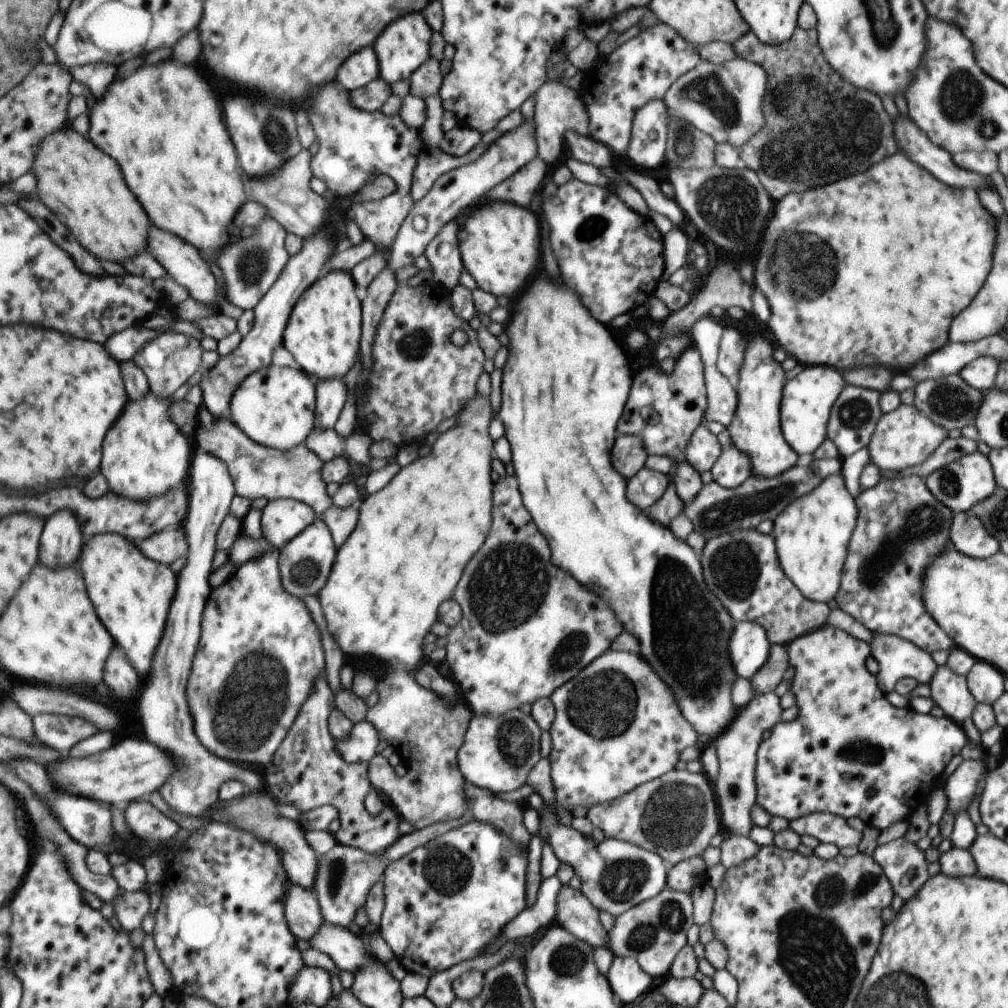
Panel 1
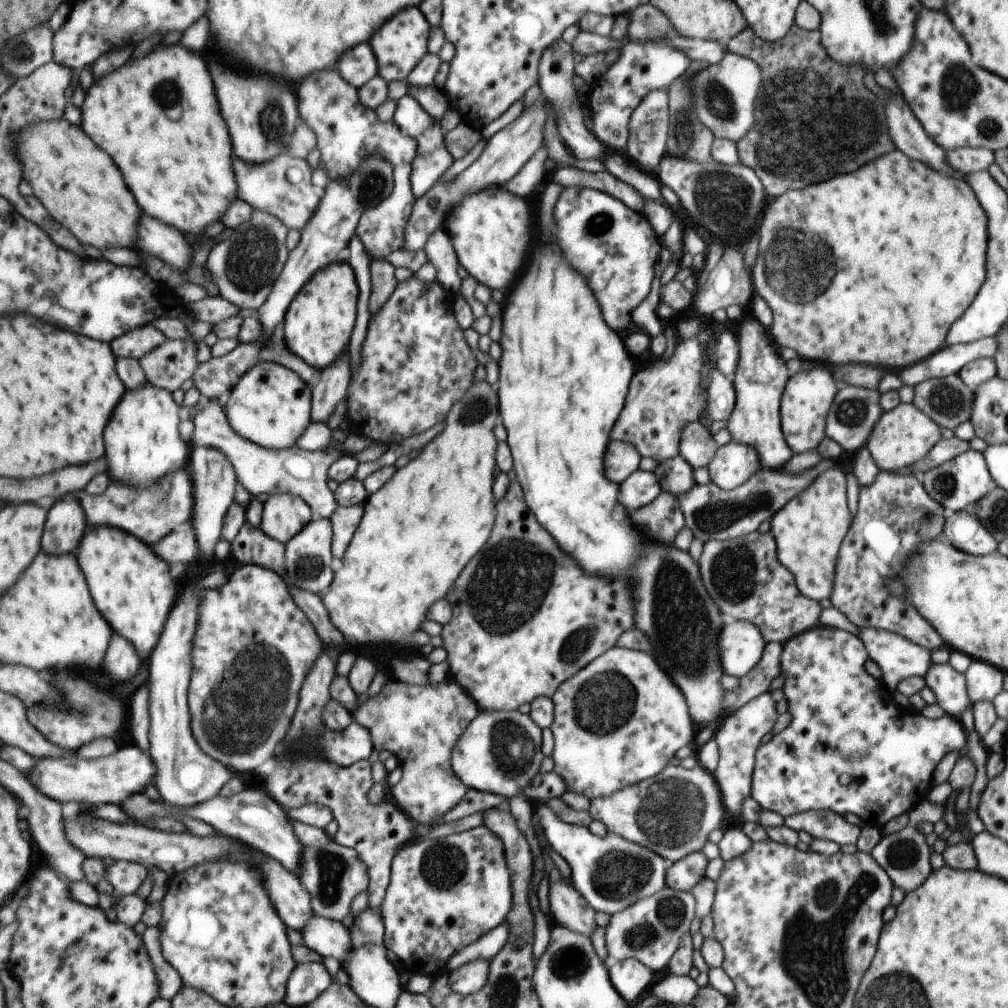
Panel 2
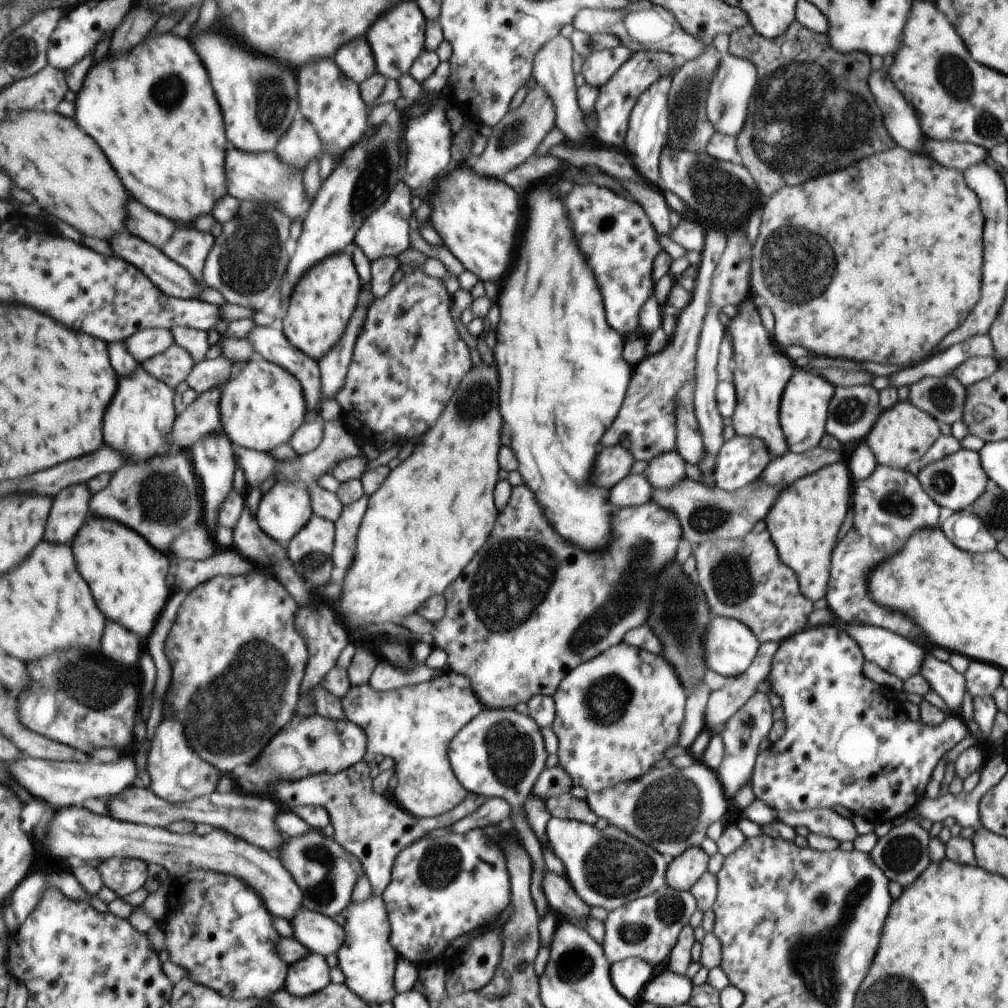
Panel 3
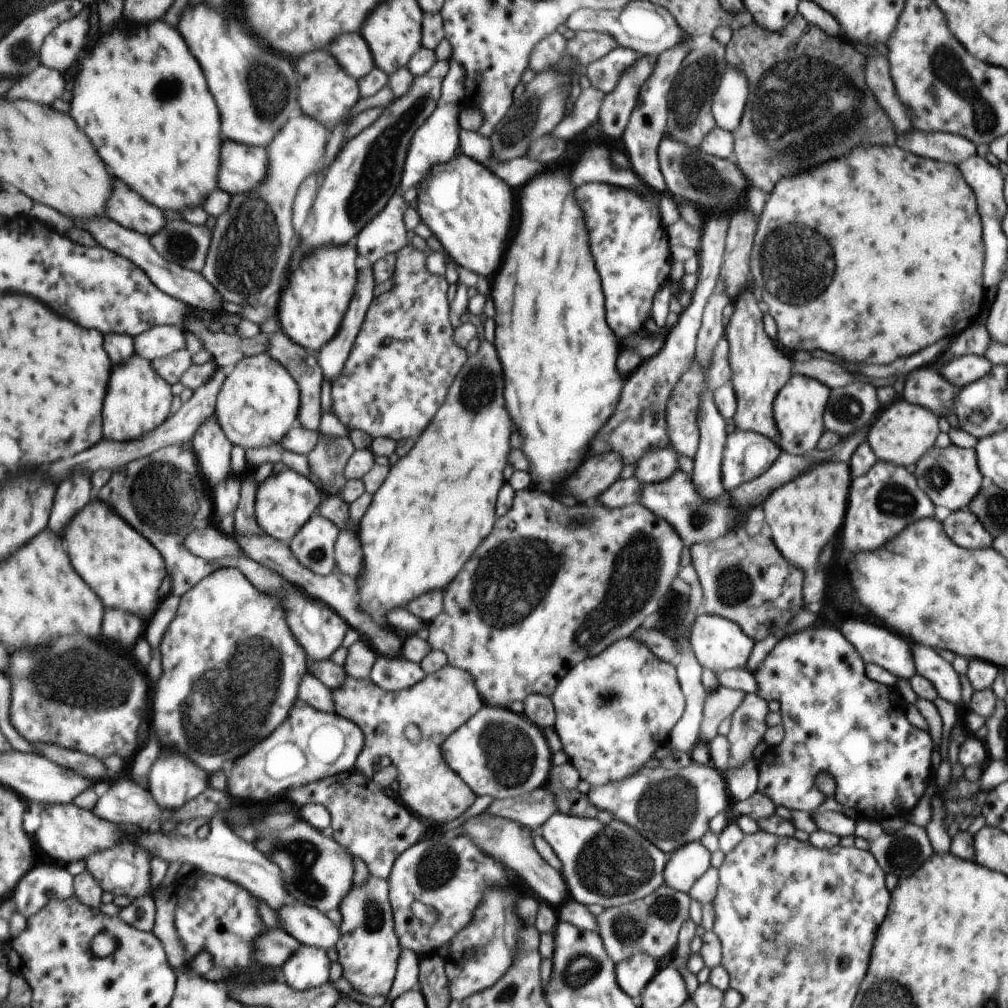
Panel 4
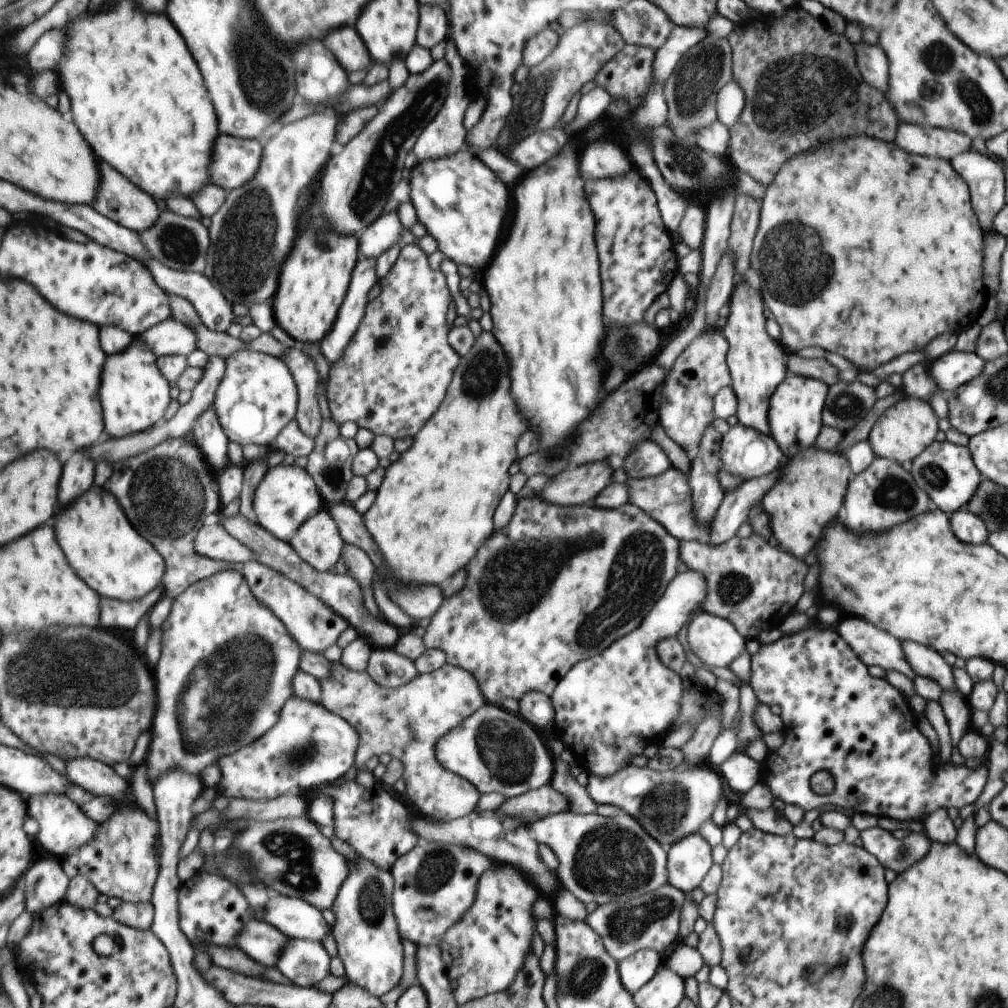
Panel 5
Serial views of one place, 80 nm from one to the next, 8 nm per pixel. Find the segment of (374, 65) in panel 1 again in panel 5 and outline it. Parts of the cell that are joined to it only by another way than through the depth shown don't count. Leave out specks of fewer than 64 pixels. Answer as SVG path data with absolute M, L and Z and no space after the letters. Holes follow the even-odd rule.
M343 26L341 30L333 30L333 34L329 34L329 38L325 38L323 42L327 44L329 50L333 50L333 54L348 73L365 68L371 59L353 26Z

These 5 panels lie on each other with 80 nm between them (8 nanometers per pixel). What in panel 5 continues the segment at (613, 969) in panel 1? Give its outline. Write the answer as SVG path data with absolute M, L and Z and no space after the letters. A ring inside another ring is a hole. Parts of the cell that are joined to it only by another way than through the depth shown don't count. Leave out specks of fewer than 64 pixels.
M639 949L619 962L620 981L624 989L633 994L645 985L660 968L661 958L653 949Z

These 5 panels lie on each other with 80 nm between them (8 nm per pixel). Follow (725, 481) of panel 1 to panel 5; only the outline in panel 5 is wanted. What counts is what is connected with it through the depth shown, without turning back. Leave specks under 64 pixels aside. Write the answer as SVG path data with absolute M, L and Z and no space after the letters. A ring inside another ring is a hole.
M739 422L729 427L727 432L720 436L718 453L722 468L743 481L764 477L775 471L781 462L786 460L777 443L768 434L743 426Z

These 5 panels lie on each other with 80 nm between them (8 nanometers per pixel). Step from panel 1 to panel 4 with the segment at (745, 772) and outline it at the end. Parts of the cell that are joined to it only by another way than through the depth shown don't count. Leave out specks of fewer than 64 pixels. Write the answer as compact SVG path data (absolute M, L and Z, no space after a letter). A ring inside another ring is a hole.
M747 693L732 712L730 724L725 733L729 743L729 758L725 769L736 767L752 757L752 750L763 740L767 730L764 716L767 714L767 699Z

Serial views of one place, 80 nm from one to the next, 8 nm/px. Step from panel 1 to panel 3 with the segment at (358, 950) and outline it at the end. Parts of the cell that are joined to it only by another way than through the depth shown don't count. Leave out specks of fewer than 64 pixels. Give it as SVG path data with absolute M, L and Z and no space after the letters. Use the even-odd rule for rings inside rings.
M304 906L290 922L293 936L301 941L310 951L323 956L336 954L346 939L344 925L339 925L333 918L318 913Z

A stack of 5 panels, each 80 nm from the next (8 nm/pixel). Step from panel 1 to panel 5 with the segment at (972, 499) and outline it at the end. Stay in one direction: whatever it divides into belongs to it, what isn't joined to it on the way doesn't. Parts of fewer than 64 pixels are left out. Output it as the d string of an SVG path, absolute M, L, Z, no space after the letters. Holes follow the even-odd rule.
M946 439L943 442L933 441L911 460L909 472L916 479L917 486L933 499L934 506L946 514L963 508L963 504L973 496L979 481L983 479L968 447L950 443Z

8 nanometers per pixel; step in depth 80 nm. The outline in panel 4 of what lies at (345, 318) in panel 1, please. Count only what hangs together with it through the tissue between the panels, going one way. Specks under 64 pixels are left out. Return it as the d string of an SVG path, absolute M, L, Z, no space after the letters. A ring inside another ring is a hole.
M347 243L325 245L308 255L300 255L300 259L296 255L287 278L290 283L278 306L279 326L285 337L317 353L338 333L355 292L358 271L353 262L355 256L355 248Z

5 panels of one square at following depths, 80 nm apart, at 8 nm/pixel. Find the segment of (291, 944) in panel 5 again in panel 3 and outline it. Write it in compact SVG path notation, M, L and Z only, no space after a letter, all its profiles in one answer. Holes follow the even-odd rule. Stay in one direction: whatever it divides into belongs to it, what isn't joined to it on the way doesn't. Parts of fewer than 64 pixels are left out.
M310 951L301 962L291 965L287 989L299 998L319 993L332 981L331 972L325 956Z

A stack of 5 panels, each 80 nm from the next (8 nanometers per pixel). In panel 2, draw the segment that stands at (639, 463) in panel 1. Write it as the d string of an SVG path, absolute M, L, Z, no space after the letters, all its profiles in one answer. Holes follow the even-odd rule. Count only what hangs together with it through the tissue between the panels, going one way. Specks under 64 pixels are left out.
M609 442L609 450L605 450L605 478L619 484L637 470L641 458L633 445Z

